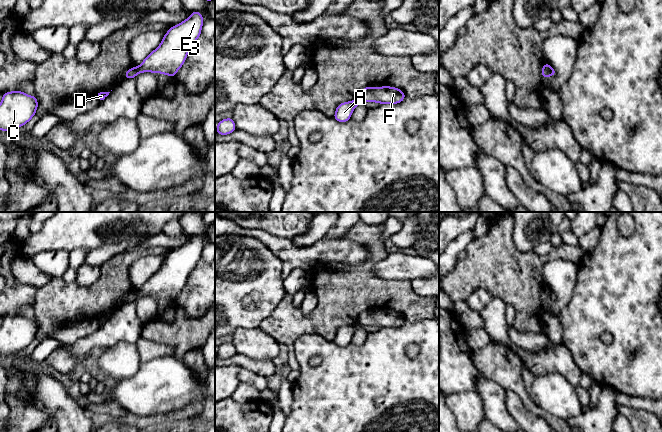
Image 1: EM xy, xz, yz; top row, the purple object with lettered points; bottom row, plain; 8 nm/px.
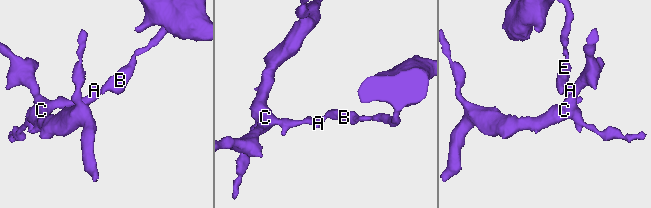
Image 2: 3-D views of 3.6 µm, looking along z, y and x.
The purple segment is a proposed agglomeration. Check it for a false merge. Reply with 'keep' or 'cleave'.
cleave

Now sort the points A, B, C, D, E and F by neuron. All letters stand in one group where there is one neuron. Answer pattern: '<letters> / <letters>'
A C D / B E F

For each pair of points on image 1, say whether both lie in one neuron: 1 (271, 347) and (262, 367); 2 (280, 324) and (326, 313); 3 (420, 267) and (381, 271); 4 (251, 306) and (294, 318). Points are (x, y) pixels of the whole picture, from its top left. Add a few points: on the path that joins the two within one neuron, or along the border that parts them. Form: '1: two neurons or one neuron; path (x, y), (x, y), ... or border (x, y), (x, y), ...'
1: two neurons; border (242, 354), (257, 360), (271, 361)
2: one neuron; path (291, 323), (315, 322)
3: one neuron; path (410, 267), (391, 268)
4: two neurons; border (286, 294), (259, 326)

